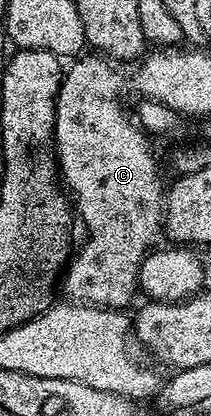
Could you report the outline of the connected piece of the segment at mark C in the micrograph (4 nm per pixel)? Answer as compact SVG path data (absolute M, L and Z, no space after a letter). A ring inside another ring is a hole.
M95 53L87 54L76 58L72 62L76 63L66 68L63 81L59 84L59 95L55 98L53 151L57 156L57 171L60 176L65 175L63 183L78 222L80 219L87 226L87 240L80 251L78 248L74 252L61 287L80 304L104 309L127 309L135 291L137 295L140 290L139 270L143 260L155 247L153 245L159 235L161 239L165 227L161 218L165 182L159 176L159 163L155 160L148 132L144 129L143 132L137 124L131 123L129 116L123 115L123 107L118 103L118 73L110 67L112 64L106 58Z

